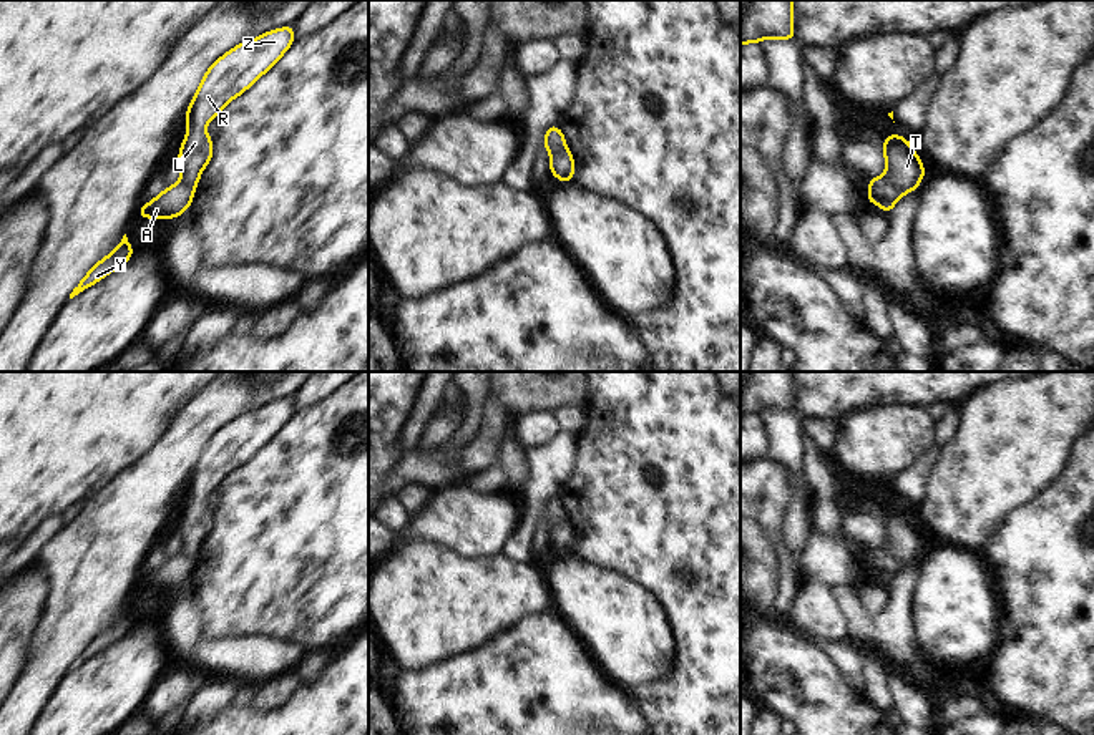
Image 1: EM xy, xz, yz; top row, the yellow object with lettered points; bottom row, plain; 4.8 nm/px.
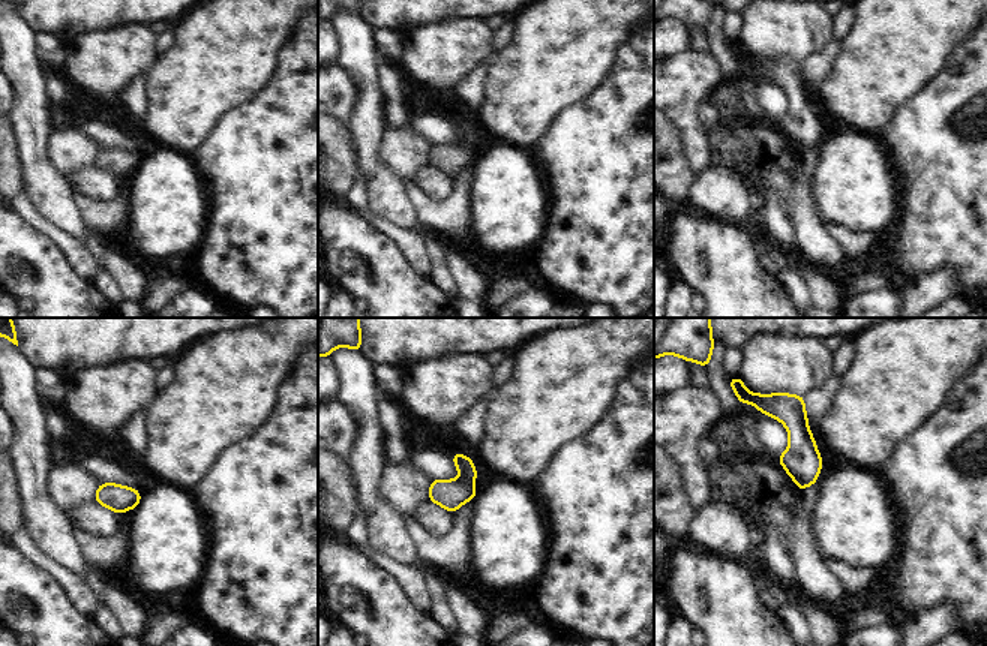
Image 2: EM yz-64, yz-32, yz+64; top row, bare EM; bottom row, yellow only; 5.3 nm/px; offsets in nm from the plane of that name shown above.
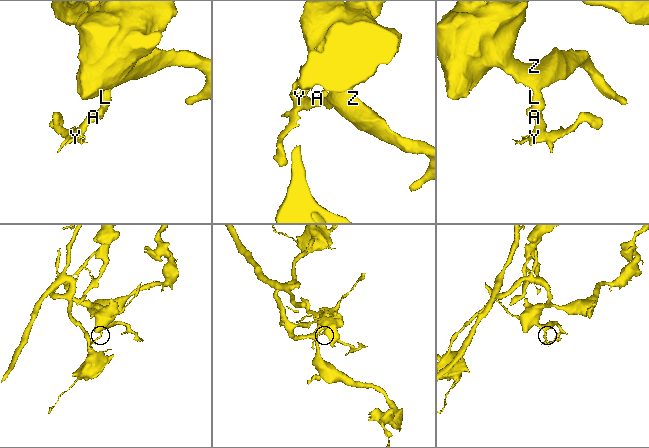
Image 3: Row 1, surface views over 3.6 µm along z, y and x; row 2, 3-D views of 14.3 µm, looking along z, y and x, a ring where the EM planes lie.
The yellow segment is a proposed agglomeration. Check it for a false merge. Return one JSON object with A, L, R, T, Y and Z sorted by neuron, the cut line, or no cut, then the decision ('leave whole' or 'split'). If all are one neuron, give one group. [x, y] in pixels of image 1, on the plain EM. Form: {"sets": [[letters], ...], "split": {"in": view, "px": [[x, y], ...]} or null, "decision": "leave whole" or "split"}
{"sets": [["A", "Y"], ["L", "R", "T", "Z"]], "split": {"in": "yz", "px": [[883, 548], [903, 564]]}, "decision": "split"}

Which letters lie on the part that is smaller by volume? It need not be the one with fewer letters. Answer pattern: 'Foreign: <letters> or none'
Foreign: A, Y

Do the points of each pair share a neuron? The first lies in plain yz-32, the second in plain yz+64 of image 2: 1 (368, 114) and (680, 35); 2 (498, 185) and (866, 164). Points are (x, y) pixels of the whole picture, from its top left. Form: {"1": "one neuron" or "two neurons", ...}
{"1": "two neurons", "2": "one neuron"}

